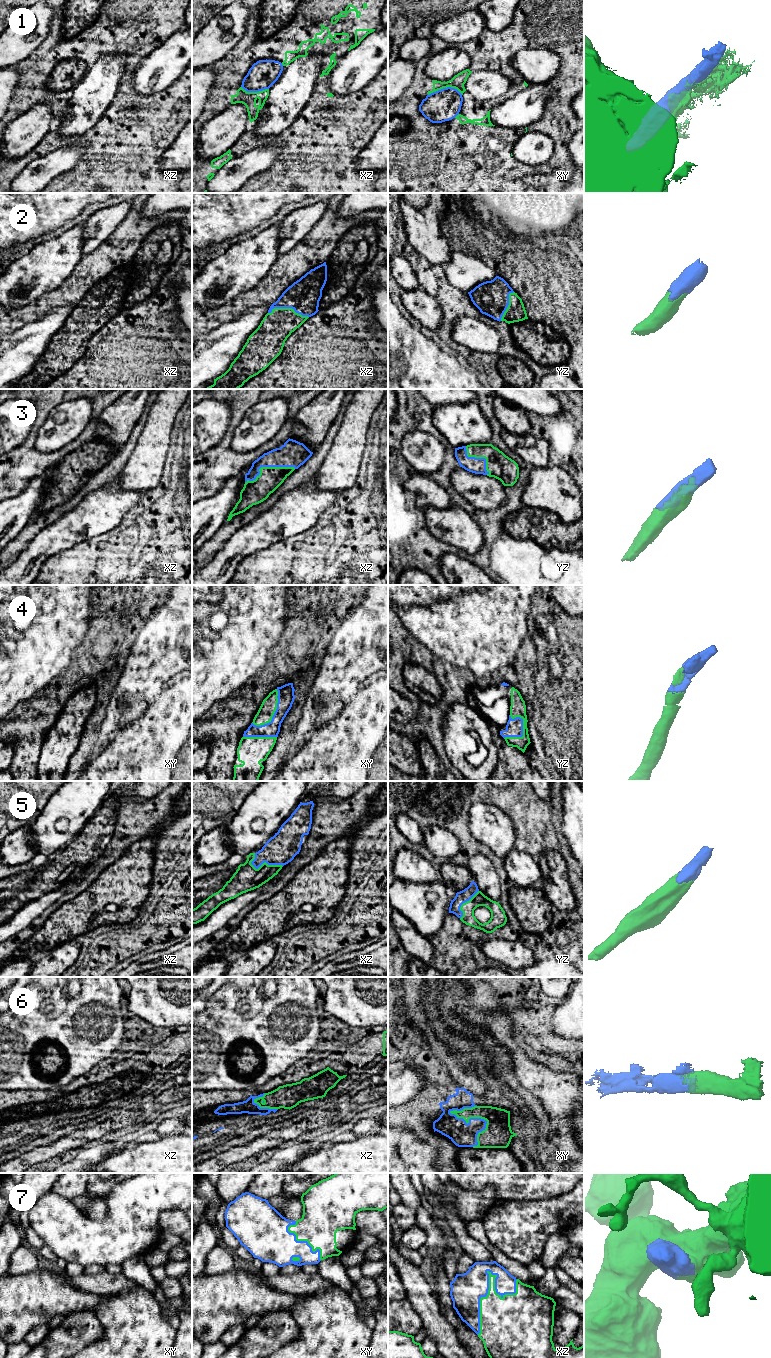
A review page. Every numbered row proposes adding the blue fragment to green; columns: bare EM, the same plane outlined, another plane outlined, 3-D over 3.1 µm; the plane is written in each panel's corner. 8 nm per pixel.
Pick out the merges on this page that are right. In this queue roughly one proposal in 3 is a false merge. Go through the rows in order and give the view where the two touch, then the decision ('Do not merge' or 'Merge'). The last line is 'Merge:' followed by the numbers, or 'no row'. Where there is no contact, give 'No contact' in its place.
1: Touches green in xy. Do not merge
2: Touches green in xz. Merge
3: Touches green in xz. Merge
4: Touches green in xy. Merge
5: Touches green in xz. Merge
6: Touches green in xy. Merge
7: Touches green in xz. Merge
Merge: 2, 3, 4, 5, 6, 7

